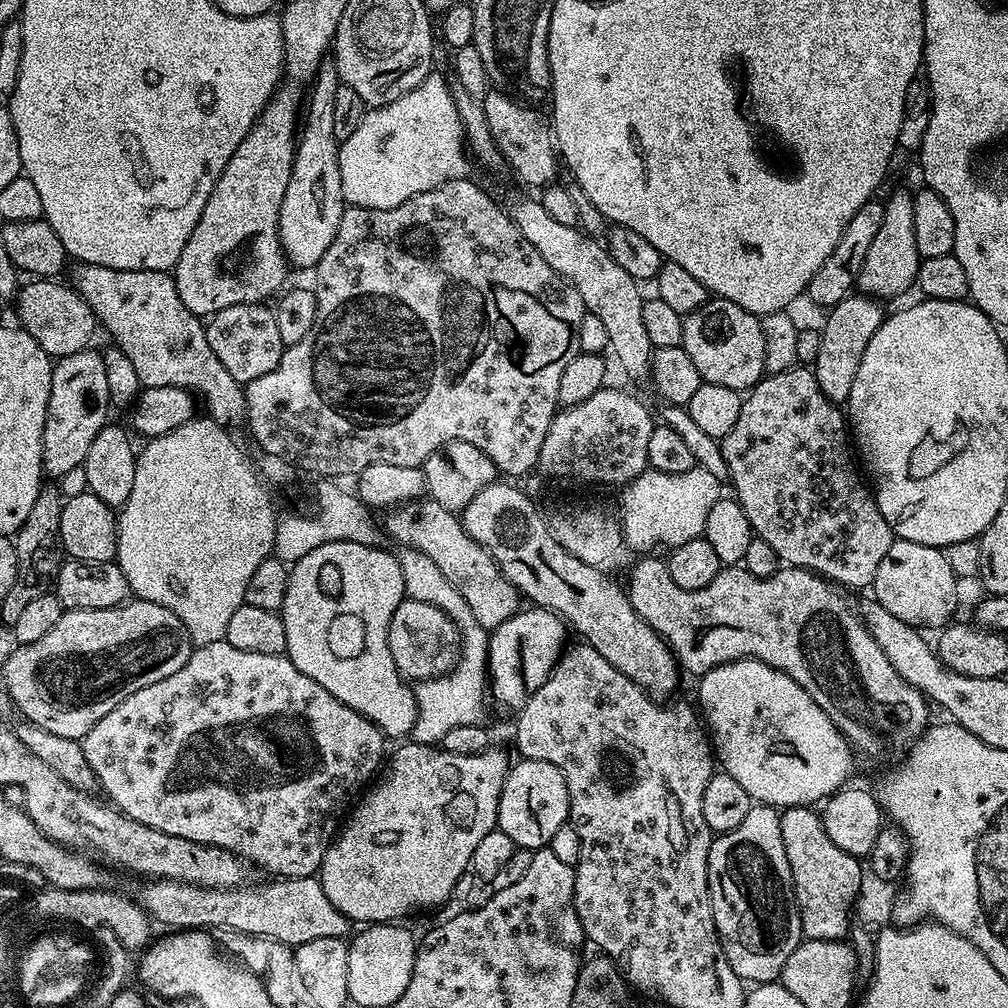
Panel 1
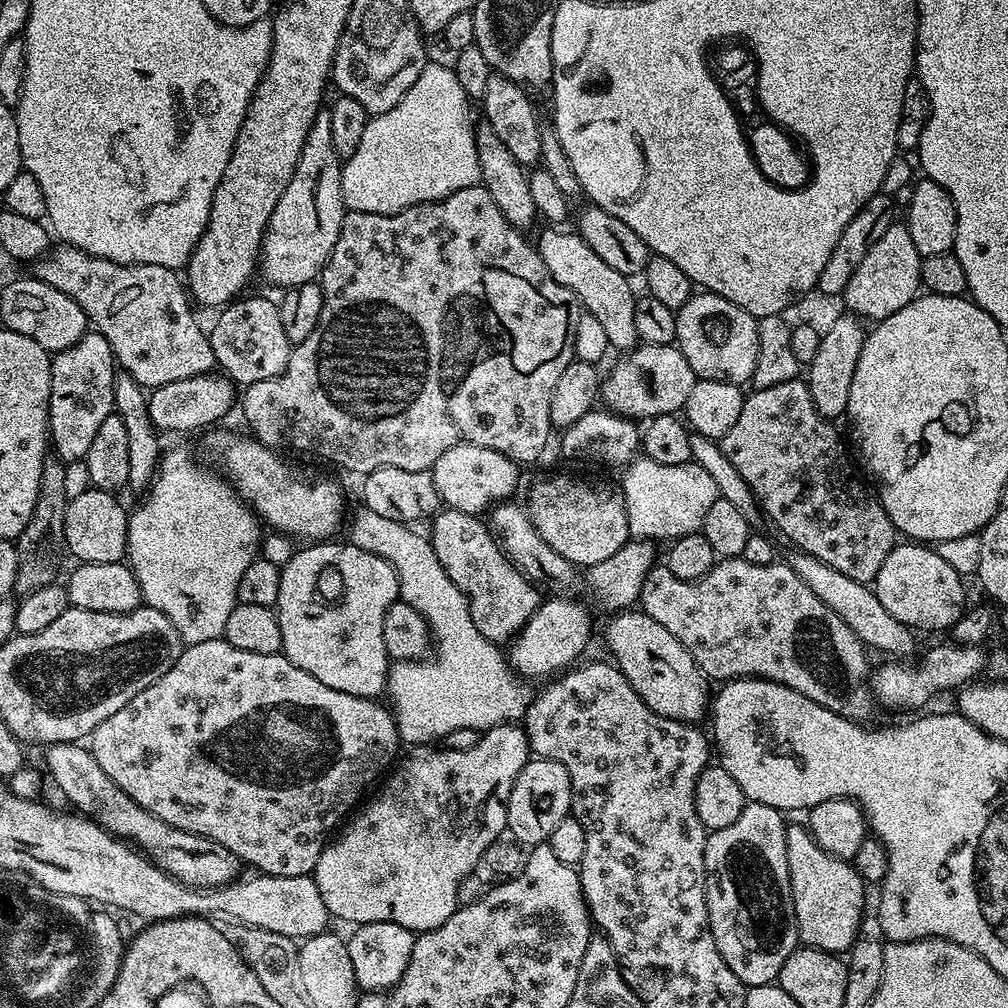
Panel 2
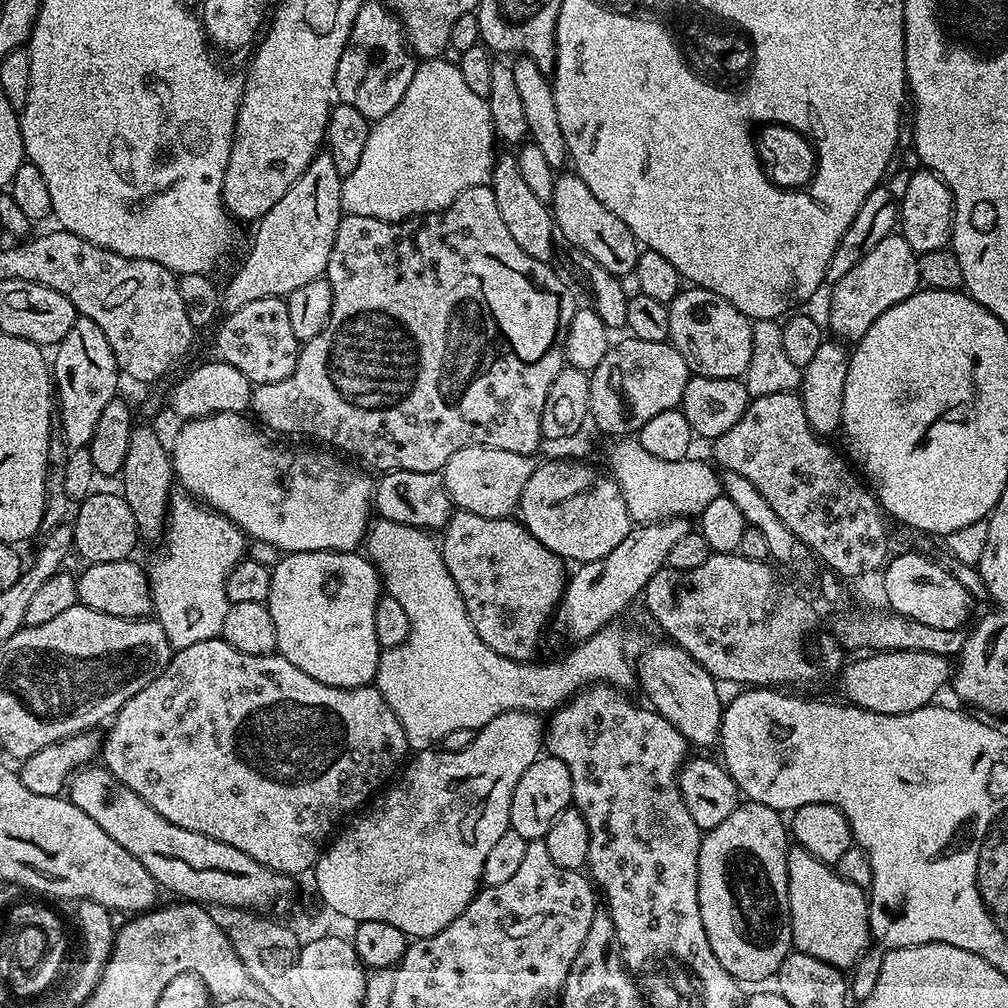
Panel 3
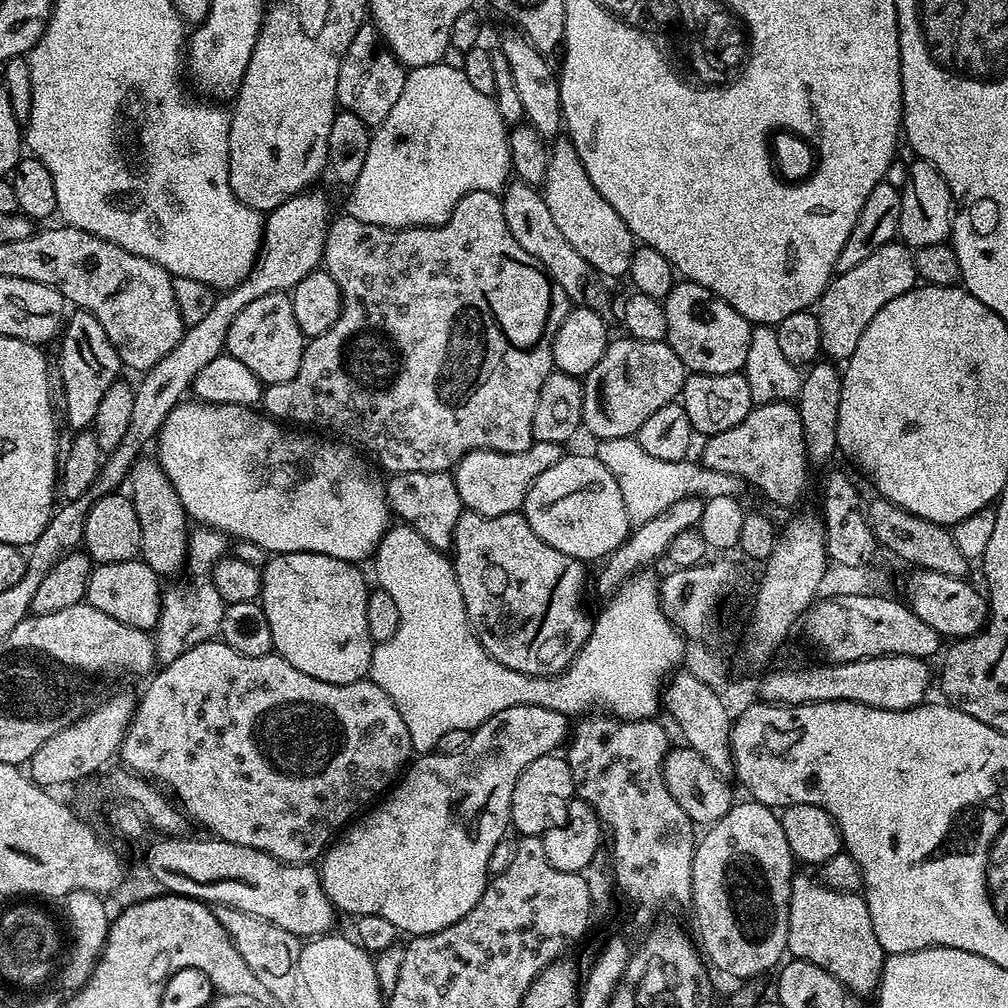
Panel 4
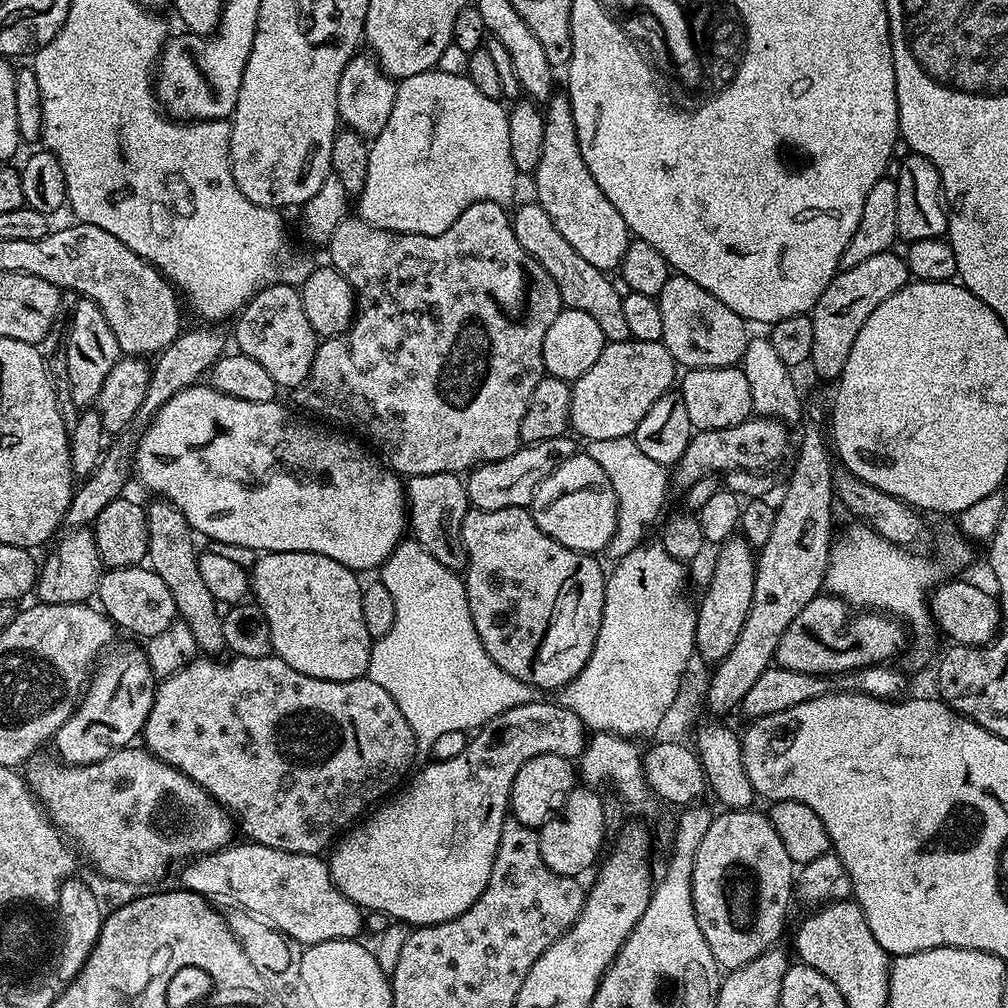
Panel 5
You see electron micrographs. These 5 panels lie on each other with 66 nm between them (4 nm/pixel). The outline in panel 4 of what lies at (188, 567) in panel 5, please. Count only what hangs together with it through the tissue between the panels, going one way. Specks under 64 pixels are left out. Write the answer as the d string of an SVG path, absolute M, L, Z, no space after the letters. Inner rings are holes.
M148 454L141 455L128 472L126 484L132 487L130 499L134 514L138 514L138 526L142 530L139 559L161 578L172 576L175 572L183 573L188 559L190 517L184 511L178 490L174 490L170 478L166 478L160 461Z

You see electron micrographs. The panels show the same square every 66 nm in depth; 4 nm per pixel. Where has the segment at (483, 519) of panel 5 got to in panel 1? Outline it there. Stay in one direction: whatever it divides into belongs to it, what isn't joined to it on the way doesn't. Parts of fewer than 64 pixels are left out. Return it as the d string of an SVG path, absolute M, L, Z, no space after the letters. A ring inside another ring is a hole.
M430 498L423 502L401 504L389 511L382 528L400 543L400 546L416 548L426 558L431 558L450 578L452 585L466 598L466 606L478 618L478 622L486 629L494 629L513 616L522 604L522 597L516 587L509 582L496 565L494 558L474 540L464 529L461 517L455 512L447 512Z

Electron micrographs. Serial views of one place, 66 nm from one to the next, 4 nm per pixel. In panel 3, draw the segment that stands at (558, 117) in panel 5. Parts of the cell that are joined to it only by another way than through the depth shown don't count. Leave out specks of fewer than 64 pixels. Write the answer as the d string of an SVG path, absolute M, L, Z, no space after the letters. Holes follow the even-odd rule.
M568 170L557 175L550 207L559 235L563 239L565 236L577 248L577 253L594 258L598 266L610 270L610 274L615 276L627 278L635 273L642 248L634 238L630 226L626 226L626 222L622 222L618 214L610 214L610 210L606 210L606 206L602 206L602 202L598 202L598 198L590 194L590 186L586 186L586 182L582 182L575 171Z

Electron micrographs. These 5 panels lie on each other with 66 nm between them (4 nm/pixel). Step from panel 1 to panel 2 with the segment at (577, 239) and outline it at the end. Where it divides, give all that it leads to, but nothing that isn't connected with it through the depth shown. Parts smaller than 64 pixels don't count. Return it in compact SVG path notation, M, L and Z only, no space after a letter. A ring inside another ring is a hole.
M548 226L545 229L545 232L540 236L538 251L542 262L546 262L546 270L550 270L550 274L554 274L554 282L562 282L562 286L566 286L576 295L581 309L594 314L594 318L598 318L598 323L603 327L609 345L615 351L617 348L617 353L631 352L638 344L638 337L634 330L634 306L638 296L637 293L632 293L633 281L629 277L623 276L618 270L614 270L614 266L602 262L602 258L598 258L598 254L594 254L594 250L590 250L590 246L586 246L584 239L575 231L564 232L568 230L561 230L556 226Z

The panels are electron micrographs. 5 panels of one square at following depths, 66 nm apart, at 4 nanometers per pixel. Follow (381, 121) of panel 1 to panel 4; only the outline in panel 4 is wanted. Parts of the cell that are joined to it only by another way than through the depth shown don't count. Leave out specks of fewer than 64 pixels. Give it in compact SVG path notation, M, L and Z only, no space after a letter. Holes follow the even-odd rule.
M446 63L431 64L430 66L418 66L411 69L404 77L402 94L398 94L398 102L394 102L394 110L386 114L383 122L375 125L372 132L370 150L366 153L366 163L362 165L362 174L350 185L350 192L356 200L372 200L372 213L370 219L374 226L379 228L419 228L433 224L445 224L456 210L456 203L466 194L474 190L486 190L497 194L503 193L512 176L512 163L510 162L508 134L509 125L504 123L502 114L498 114L498 106L495 99L479 92L473 84L466 79L463 68L455 68Z

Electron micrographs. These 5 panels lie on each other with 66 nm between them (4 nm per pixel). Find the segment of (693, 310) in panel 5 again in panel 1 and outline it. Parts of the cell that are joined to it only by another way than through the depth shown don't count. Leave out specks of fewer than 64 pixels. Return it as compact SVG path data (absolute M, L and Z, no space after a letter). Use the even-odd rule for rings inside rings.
M710 298L698 310L684 317L681 345L690 354L701 381L747 393L765 375L766 342L762 338L760 317L734 306L734 302Z

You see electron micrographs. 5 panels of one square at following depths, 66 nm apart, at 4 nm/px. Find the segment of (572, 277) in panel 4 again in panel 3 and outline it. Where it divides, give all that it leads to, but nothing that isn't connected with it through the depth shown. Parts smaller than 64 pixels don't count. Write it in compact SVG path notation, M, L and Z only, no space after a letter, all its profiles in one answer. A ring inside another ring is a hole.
M501 151L492 163L490 181L490 186L494 190L494 199L498 201L502 223L506 226L506 230L510 230L514 242L518 242L518 246L522 246L522 250L526 250L530 258L551 261L552 251L556 248L555 240L558 240L558 232L552 219L552 209L529 190L522 178L522 170L518 170L515 155L511 151L508 152Z

